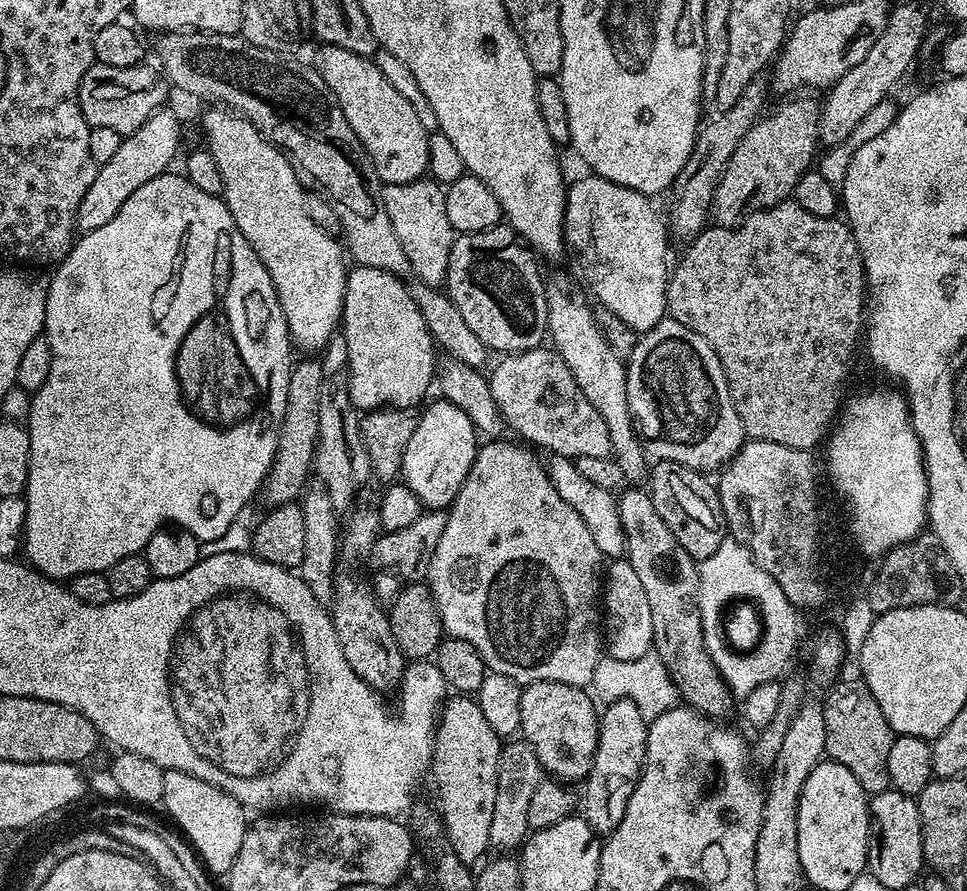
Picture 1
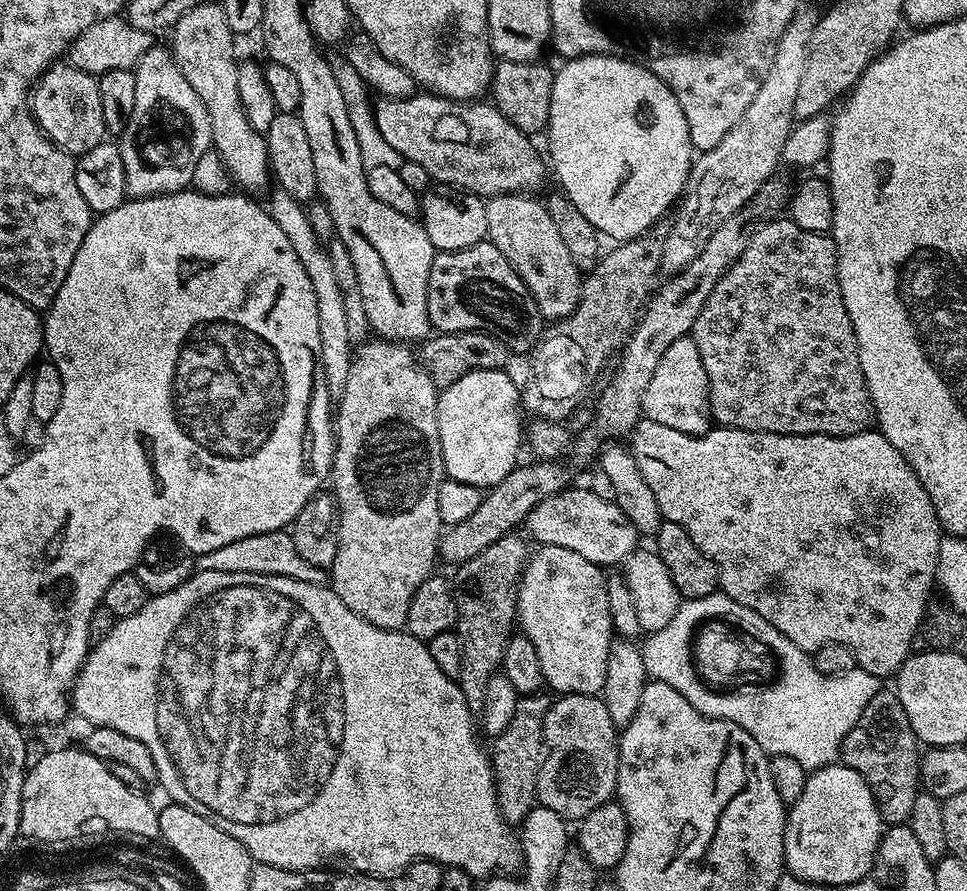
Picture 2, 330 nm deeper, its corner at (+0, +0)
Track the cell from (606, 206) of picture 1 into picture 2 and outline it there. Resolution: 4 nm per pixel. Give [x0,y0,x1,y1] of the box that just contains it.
[375,94,546,198]

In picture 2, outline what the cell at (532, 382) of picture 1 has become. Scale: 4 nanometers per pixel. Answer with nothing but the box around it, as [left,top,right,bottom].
[630,418,942,678]

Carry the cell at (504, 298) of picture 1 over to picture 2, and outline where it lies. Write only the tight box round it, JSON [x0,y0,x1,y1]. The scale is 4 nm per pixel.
[428,238,542,354]

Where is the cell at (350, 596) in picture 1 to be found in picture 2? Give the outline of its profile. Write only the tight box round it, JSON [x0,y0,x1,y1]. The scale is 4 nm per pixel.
[330,338,446,630]

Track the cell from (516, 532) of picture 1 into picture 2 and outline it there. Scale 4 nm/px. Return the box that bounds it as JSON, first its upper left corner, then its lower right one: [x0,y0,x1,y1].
[516,544,614,696]

